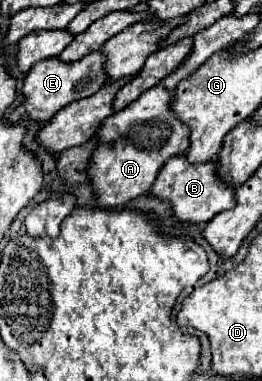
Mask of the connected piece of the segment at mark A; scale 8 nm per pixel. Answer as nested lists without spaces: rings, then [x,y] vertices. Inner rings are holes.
[[[156,85],[142,93],[138,101],[110,115],[96,133],[98,147],[92,153],[88,175],[96,191],[98,205],[118,207],[150,191],[160,167],[174,155],[190,147],[190,129],[172,113],[174,91]]]

